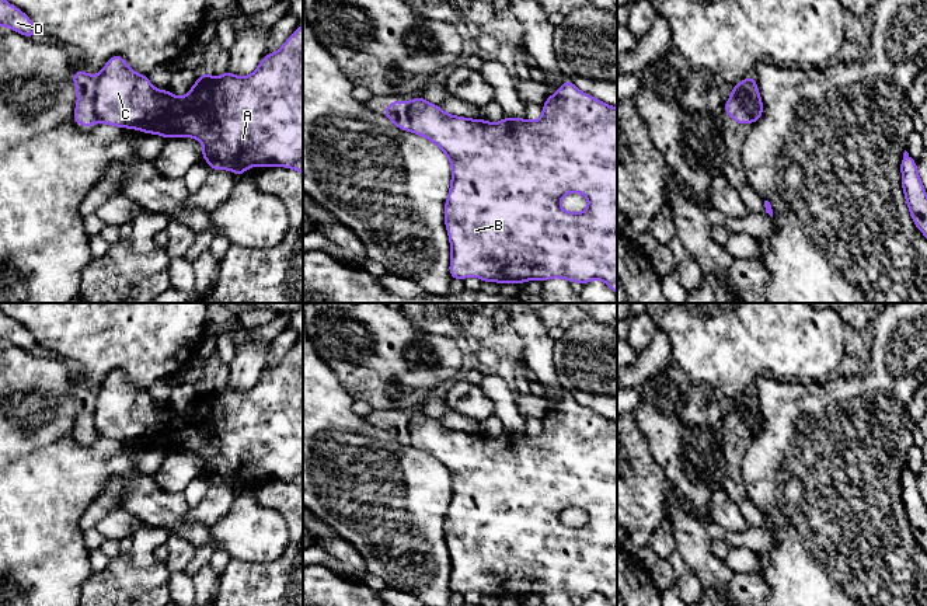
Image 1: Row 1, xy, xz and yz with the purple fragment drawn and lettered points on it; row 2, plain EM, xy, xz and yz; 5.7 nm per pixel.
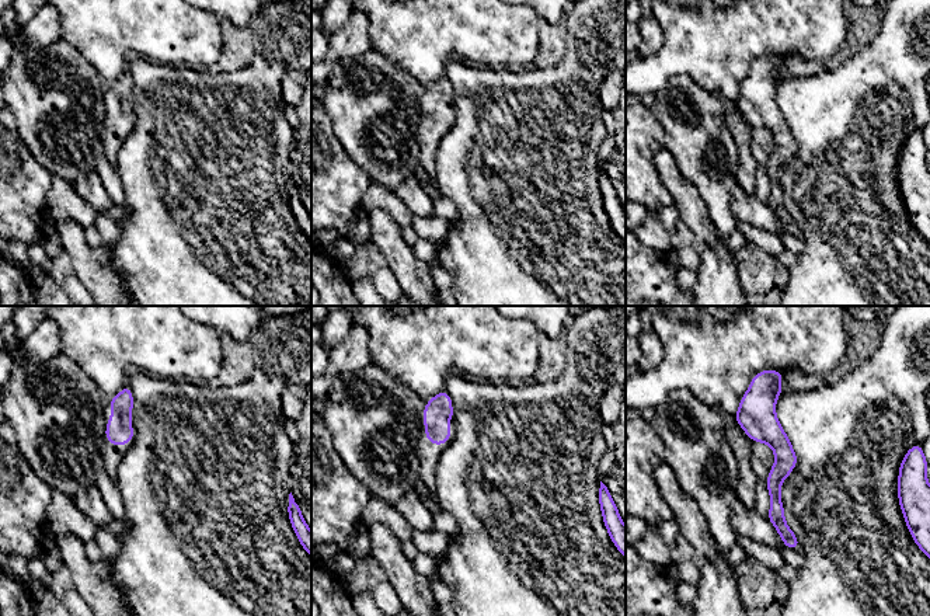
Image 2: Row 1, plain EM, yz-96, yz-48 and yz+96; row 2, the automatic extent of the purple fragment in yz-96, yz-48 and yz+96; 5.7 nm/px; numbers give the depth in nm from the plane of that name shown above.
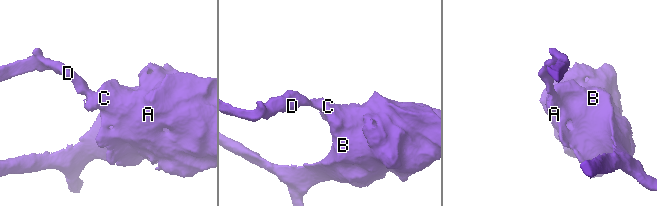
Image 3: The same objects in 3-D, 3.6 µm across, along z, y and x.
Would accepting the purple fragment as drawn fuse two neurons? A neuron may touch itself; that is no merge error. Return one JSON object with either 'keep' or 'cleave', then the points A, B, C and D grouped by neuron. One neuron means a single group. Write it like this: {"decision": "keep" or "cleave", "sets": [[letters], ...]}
{"decision": "cleave", "sets": [["A", "B", "C"], ["D"]]}

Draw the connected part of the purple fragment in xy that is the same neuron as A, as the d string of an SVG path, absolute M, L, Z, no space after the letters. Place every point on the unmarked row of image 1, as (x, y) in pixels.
M303 339L278 366L265 369L252 389L240 391L226 384L220 391L212 391L201 387L185 411L156 404L147 390L133 386L121 369L115 369L97 390L94 426L104 439L157 447L164 453L195 452L203 460L202 473L213 485L231 484L240 492L243 485L261 478L262 484L282 480L303 488Z

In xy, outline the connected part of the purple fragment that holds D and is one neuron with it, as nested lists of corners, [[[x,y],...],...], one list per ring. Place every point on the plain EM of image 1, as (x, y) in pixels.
[[[0,311],[0,341],[8,341],[24,351],[39,348],[29,331]]]

